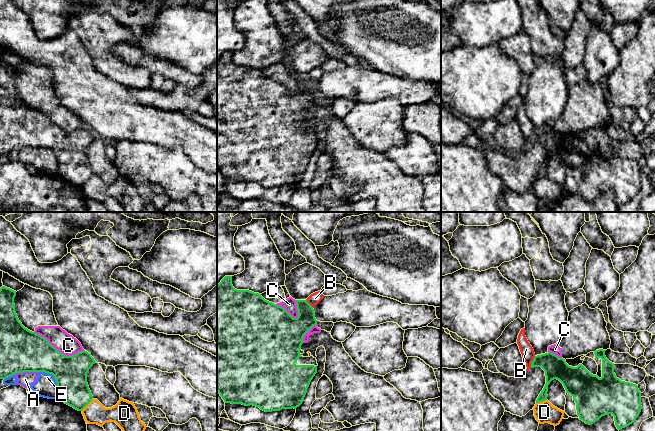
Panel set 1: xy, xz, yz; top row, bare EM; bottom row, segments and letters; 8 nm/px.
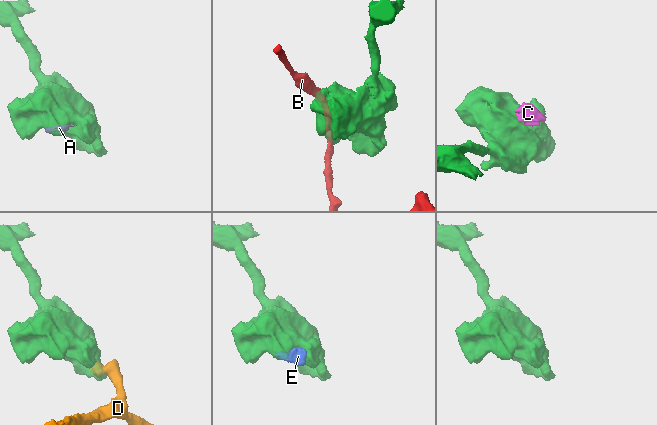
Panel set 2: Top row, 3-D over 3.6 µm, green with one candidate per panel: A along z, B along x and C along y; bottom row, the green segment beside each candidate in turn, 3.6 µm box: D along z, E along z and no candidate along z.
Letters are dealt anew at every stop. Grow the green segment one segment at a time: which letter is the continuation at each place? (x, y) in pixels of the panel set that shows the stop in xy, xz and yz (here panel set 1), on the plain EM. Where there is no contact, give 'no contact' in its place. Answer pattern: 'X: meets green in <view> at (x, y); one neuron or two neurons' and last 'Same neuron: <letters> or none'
A: meets green in xy at (24, 147); two neurons
B: meets green in yz at (531, 138); two neurons
C: meets green in xy at (58, 126); two neurons
D: meets green in xy at (87, 180); two neurons
E: meets green in xy at (55, 155); two neurons
Same neuron: none

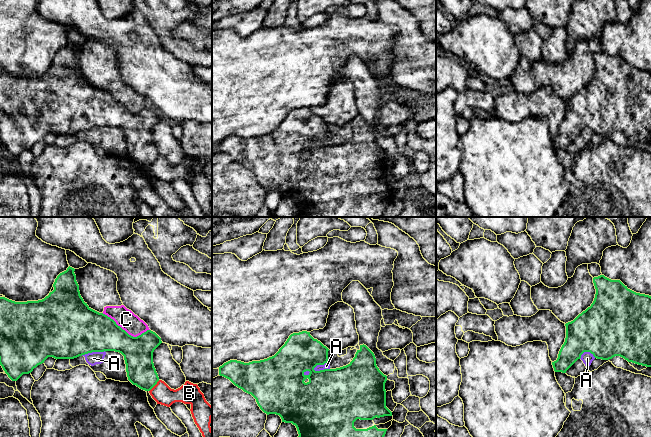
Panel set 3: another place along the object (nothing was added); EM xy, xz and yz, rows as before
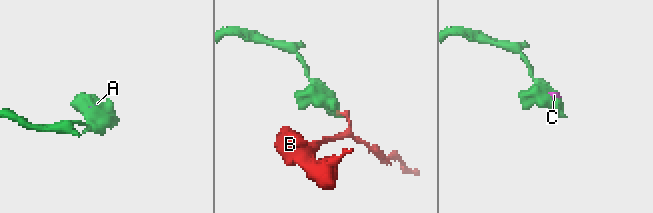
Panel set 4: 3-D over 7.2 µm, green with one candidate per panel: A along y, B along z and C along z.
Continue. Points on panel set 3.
A: meets green in xz at (320, 140); two neurons
B: meets green in xy at (154, 161); two neurons
C: meets green in xy at (125, 107); two neurons
Same neuron: none

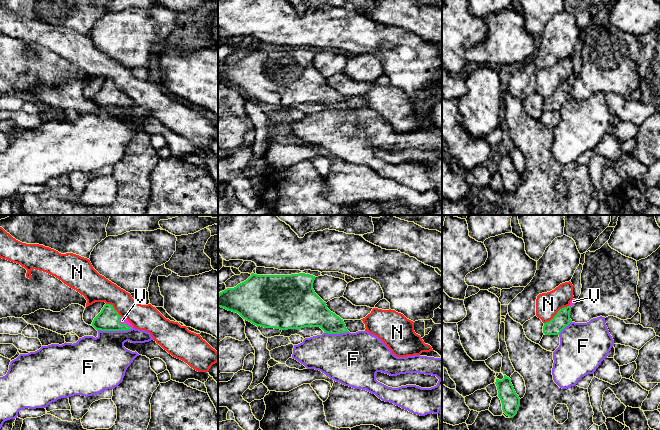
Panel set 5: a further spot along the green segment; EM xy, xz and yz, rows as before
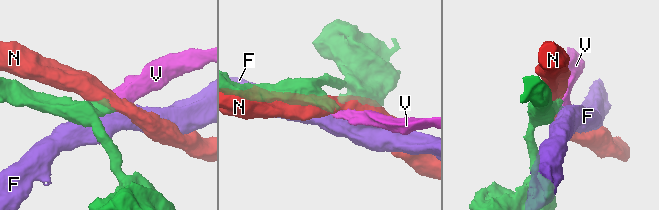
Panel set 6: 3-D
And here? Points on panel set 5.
F: meets green in xy at (114, 106); two neurons
N: meets green in yz at (557, 89); two neurons
V: meets green in xy at (124, 99); one neuron
Same neuron: V

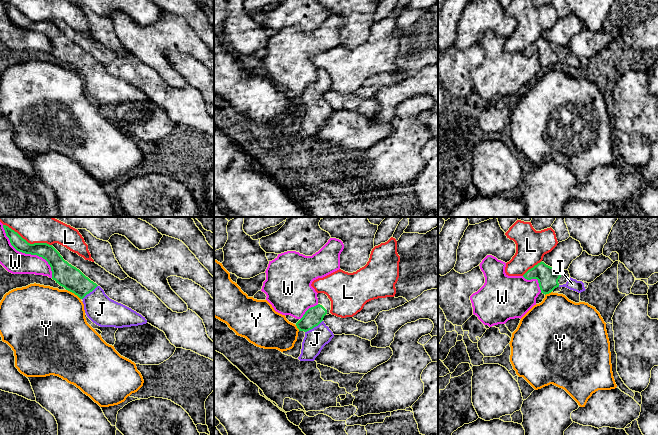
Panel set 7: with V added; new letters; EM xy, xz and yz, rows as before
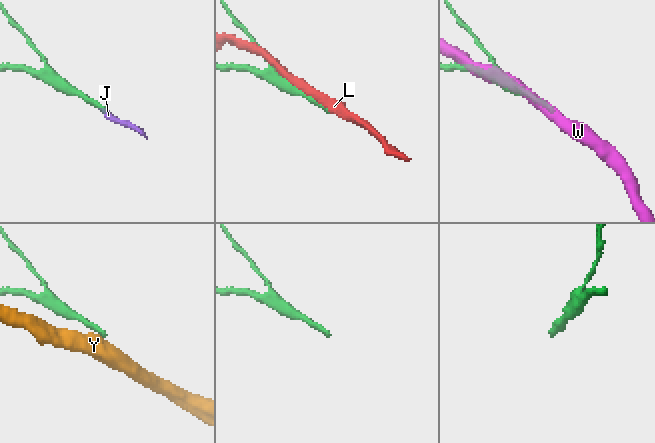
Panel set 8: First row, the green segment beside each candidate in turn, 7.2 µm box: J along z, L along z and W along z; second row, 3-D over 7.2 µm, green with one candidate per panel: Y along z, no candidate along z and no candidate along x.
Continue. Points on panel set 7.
J: meets green in xz at (313, 103); one neuron
L: meets green in xy at (26, 17); two neurons
W: meets green in xy at (27, 29); two neurons
Y: meets green in xy at (73, 68); two neurons
Same neuron: J

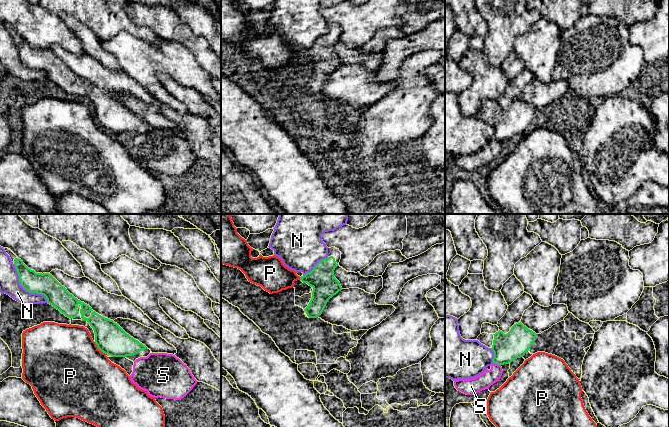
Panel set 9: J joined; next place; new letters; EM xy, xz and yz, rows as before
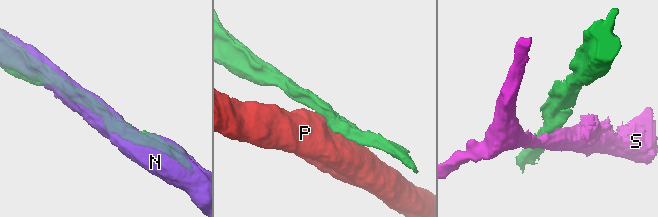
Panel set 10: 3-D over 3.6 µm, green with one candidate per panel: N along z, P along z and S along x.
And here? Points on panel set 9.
N: meets green in xy at (25, 65); two neurons
P: meets green in xy at (99, 125); two neurons
S: meets green in yz at (497, 139); two neurons
Same neuron: none

